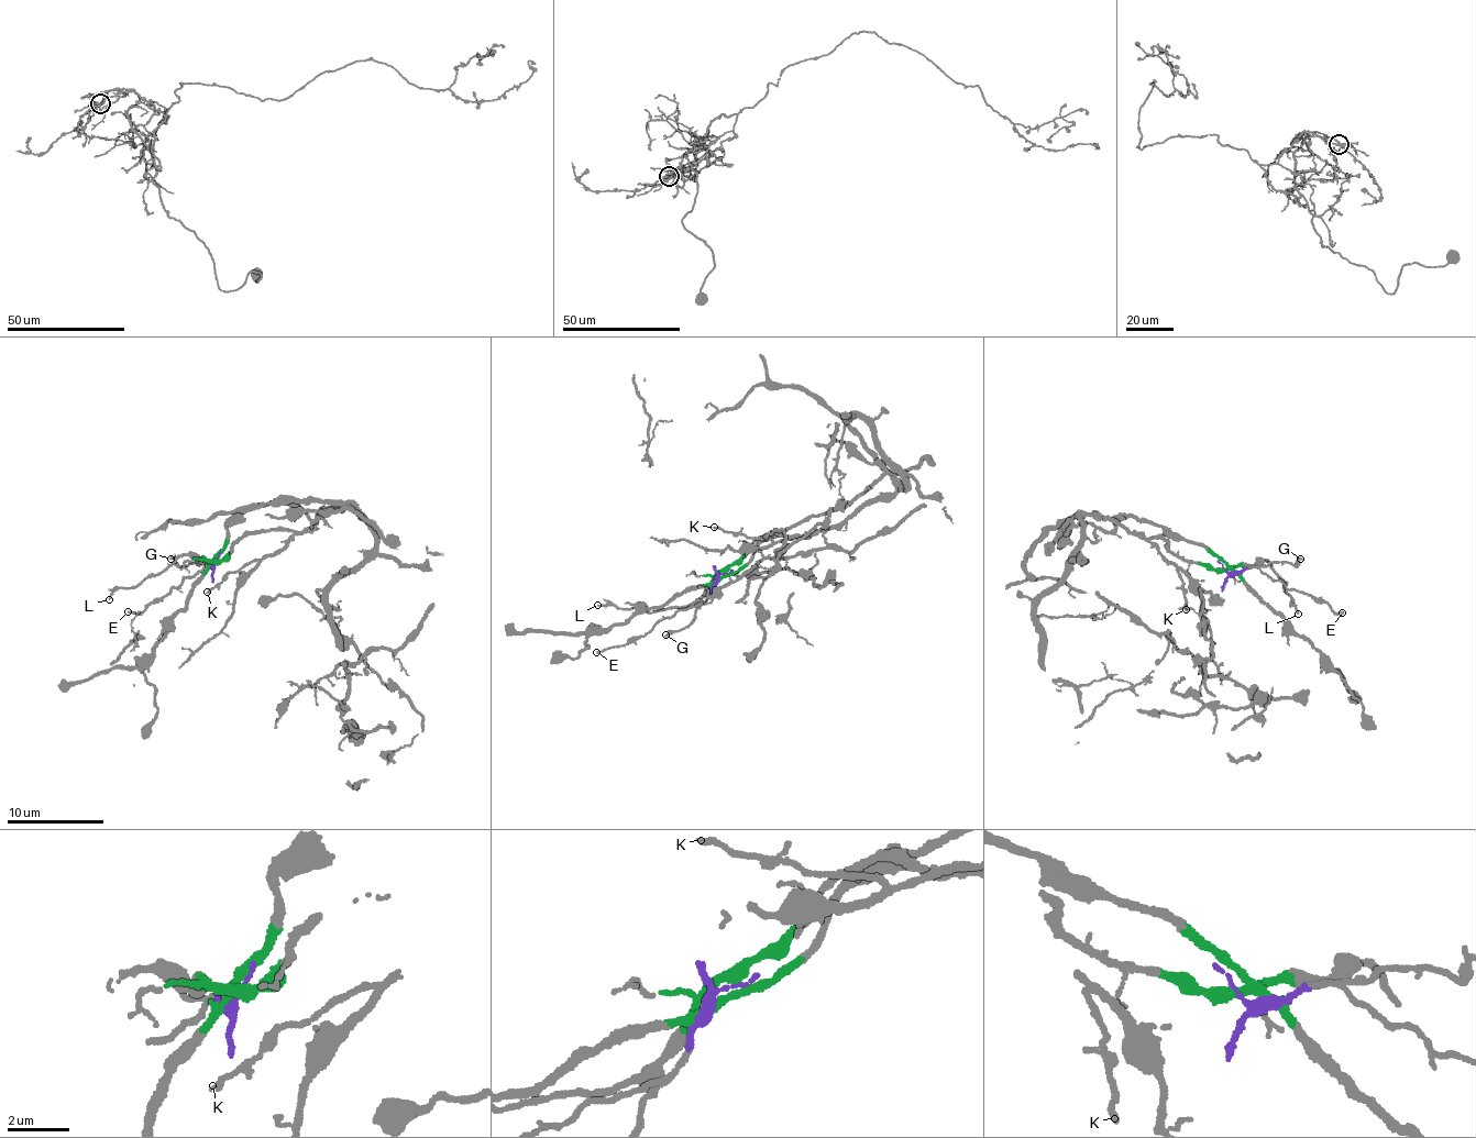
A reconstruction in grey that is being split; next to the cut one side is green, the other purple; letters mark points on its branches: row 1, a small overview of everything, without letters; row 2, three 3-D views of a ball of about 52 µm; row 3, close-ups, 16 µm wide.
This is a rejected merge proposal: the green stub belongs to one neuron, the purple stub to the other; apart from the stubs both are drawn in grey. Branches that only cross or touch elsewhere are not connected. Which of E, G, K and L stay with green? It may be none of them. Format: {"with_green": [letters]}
{"with_green": ["K", "L"]}

